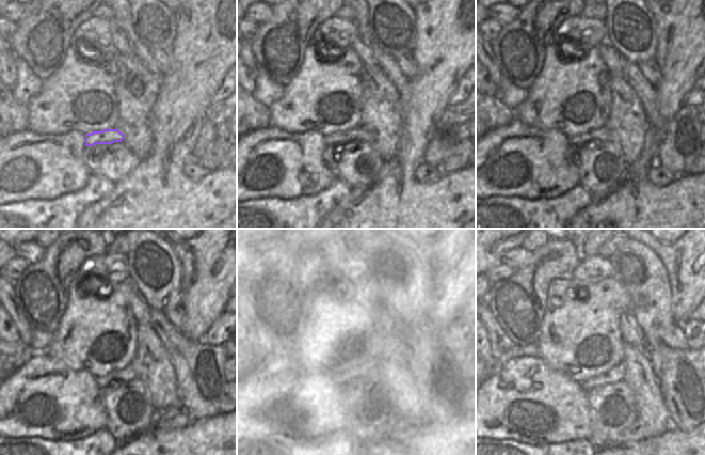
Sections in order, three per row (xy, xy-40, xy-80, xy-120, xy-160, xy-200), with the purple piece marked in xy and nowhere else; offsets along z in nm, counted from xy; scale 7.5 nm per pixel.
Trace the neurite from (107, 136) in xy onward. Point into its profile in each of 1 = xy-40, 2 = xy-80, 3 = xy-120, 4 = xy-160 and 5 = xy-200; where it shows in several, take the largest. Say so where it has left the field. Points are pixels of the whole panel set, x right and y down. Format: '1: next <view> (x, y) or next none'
1: next xy-40 (356, 135)
2: next xy-80 (602, 134)
3: next xy-120 (126, 374)
4: next xy-160 (368, 371)
5: next xy-200 (615, 374)

